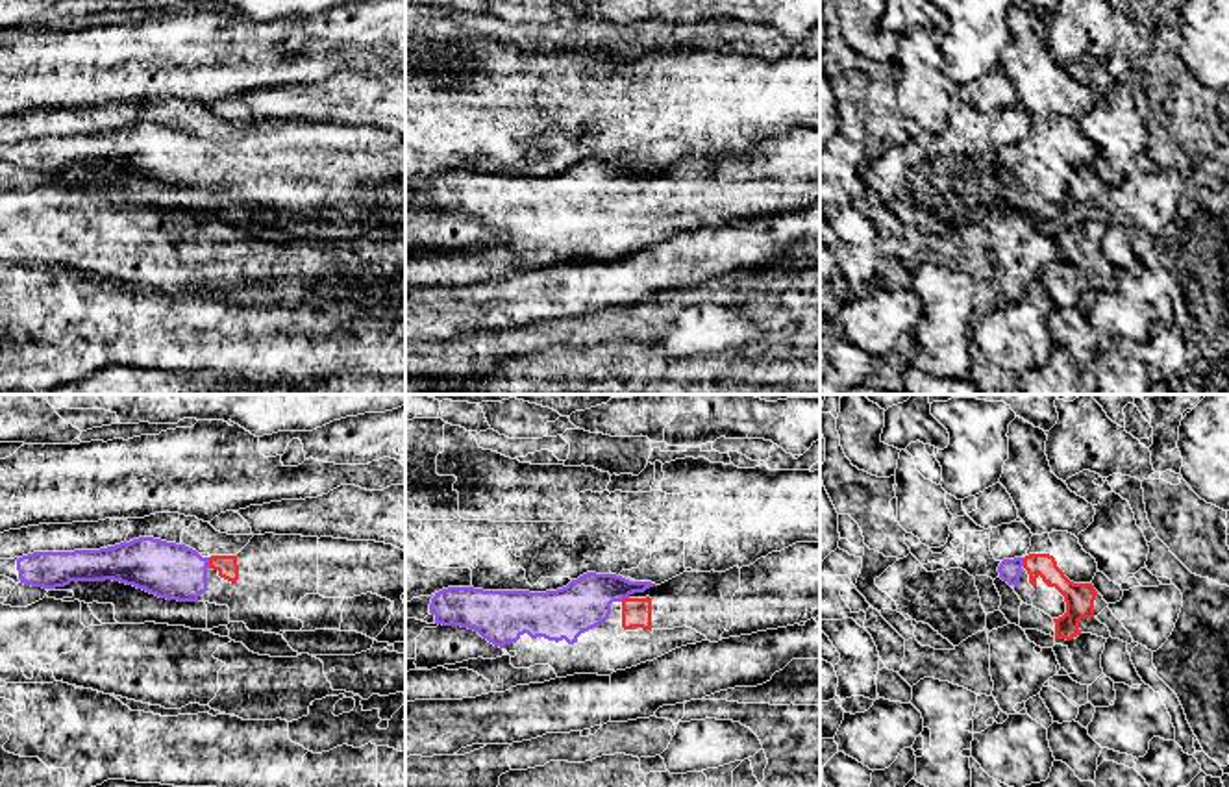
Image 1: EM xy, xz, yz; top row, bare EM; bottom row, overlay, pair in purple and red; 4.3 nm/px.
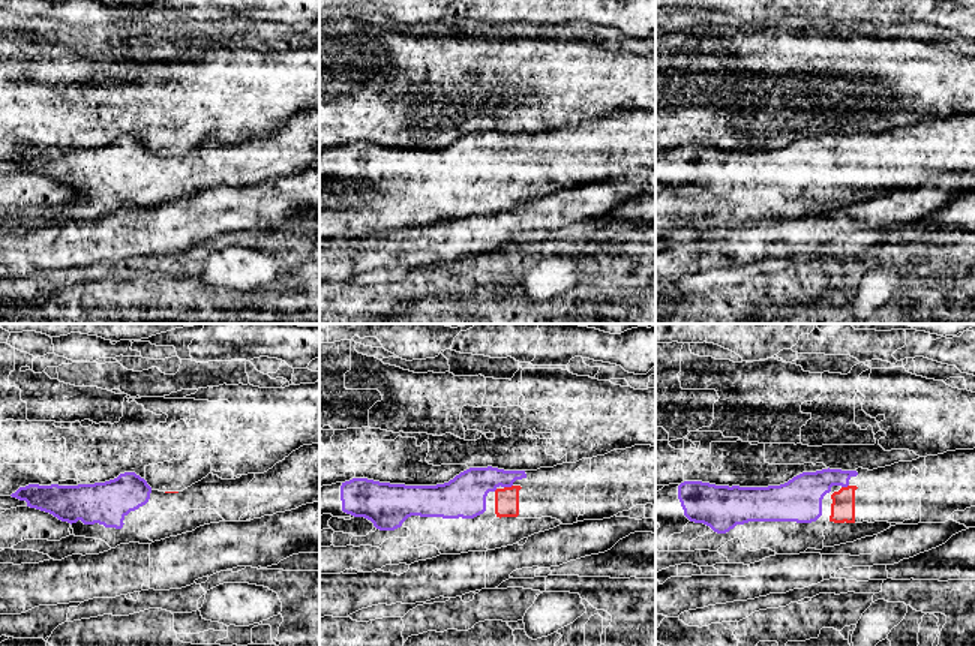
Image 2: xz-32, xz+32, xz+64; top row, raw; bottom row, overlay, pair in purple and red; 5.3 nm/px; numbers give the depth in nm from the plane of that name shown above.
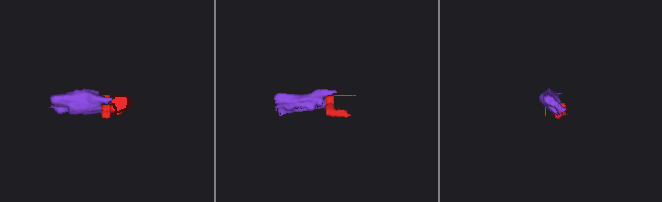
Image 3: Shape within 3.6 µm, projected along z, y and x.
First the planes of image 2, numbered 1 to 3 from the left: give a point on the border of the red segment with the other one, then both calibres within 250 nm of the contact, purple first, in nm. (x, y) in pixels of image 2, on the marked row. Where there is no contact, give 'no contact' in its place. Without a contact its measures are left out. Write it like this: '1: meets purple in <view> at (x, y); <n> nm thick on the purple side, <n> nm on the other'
1: no contact
2: meets purple in xz+32 at (507, 486); 220 nm thick on the purple side, 130 nm on the other
3: meets purple in xz+64 at (845, 486); 220 nm thick on the purple side, 130 nm on the other

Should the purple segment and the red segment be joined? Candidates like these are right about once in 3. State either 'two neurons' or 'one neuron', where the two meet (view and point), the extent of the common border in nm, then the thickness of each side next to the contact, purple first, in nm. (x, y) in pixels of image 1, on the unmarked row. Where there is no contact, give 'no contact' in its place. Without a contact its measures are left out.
one neuron | xy (208, 149) | 50 nm | 240/90 nm

